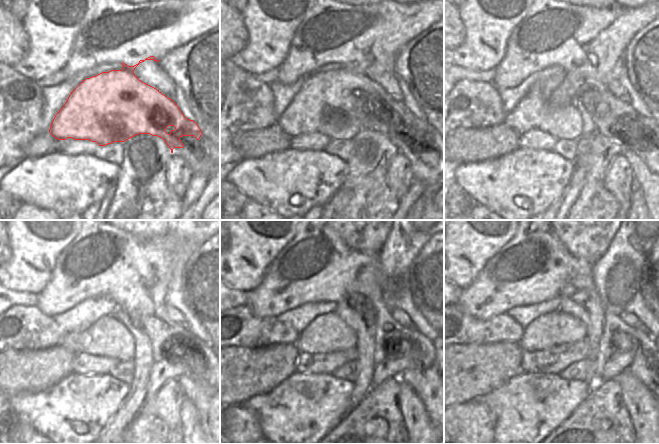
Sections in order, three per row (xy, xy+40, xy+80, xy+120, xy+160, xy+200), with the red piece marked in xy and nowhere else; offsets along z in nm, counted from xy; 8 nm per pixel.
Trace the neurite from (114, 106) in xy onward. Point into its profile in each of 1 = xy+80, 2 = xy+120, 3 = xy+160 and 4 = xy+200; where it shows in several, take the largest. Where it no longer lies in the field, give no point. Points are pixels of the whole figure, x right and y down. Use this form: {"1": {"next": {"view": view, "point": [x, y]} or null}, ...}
{"1": {"next": {"view": "xy+80", "point": [587, 84]}}, "2": {"next": {"view": "xy+120", "point": [145, 305]}}, "3": {"next": {"view": "xy+160", "point": [383, 319]}}, "4": {"next": {"view": "xy+200", "point": [610, 320]}}}

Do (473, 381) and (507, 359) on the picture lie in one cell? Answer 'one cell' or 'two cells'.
one cell

